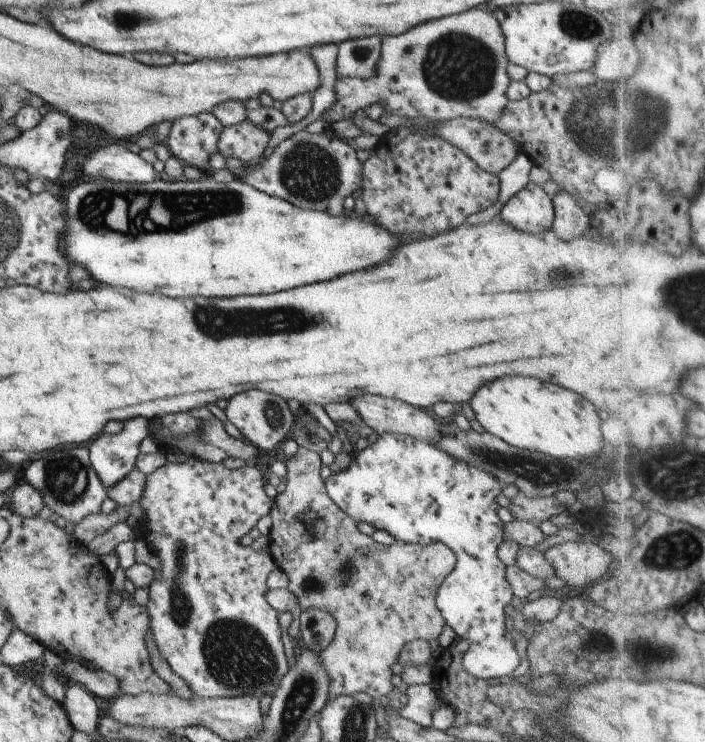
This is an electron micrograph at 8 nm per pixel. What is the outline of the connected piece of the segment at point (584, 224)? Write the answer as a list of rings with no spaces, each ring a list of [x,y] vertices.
[[[559,188],[551,200],[555,216],[550,228],[555,238],[567,242],[587,233],[590,218],[574,200],[573,195]]]

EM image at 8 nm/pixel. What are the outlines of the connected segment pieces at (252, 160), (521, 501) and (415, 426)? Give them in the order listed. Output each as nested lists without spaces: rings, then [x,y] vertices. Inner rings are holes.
[[[249,118],[237,124],[223,126],[217,138],[217,154],[237,158],[244,167],[255,165],[262,156],[270,133],[263,126],[253,126]]]
[[[517,493],[509,498],[507,508],[517,520],[531,521],[539,524],[563,512],[563,506],[555,497],[525,498],[523,493]]]
[[[365,394],[361,398],[353,398],[351,404],[355,406],[361,422],[378,435],[401,434],[429,443],[441,434],[435,416],[405,402]]]

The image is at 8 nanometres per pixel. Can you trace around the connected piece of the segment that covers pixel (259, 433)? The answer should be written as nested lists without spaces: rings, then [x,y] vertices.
[[[257,390],[235,394],[233,398],[229,398],[227,408],[225,408],[225,417],[235,426],[244,440],[251,446],[255,446],[257,450],[267,453],[273,452],[279,442],[289,437],[293,422],[292,416],[283,400],[271,394],[257,392]]]

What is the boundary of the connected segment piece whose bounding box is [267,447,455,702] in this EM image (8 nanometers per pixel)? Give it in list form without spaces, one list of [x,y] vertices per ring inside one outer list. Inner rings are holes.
[[[298,447],[295,450],[295,454],[291,458],[285,458],[285,464],[288,467],[288,479],[285,483],[285,488],[280,493],[277,493],[272,500],[272,508],[270,509],[269,515],[271,517],[271,527],[268,533],[268,553],[270,554],[273,562],[276,563],[276,568],[283,571],[287,576],[287,590],[297,598],[297,606],[301,610],[307,610],[307,608],[319,608],[319,610],[325,610],[327,614],[333,616],[333,620],[336,622],[336,629],[331,642],[322,651],[319,651],[319,660],[321,660],[321,666],[327,674],[327,684],[330,685],[330,693],[327,696],[326,702],[329,702],[333,695],[337,694],[352,694],[357,692],[363,692],[363,694],[369,694],[371,698],[384,699],[388,692],[394,687],[391,683],[391,666],[397,662],[399,658],[399,652],[405,642],[423,641],[425,644],[437,640],[439,634],[445,626],[445,621],[441,616],[439,610],[435,606],[435,594],[441,586],[441,582],[445,580],[445,575],[449,574],[450,570],[453,570],[455,564],[455,554],[452,550],[449,550],[443,543],[431,543],[428,545],[419,545],[413,543],[404,543],[400,541],[393,541],[389,545],[383,545],[377,543],[371,539],[369,535],[365,535],[355,526],[352,518],[349,518],[345,512],[341,512],[333,504],[333,501],[327,496],[327,490],[325,490],[324,481],[319,475],[319,468],[322,465],[319,462],[319,456],[316,452],[309,450],[305,447]]]

